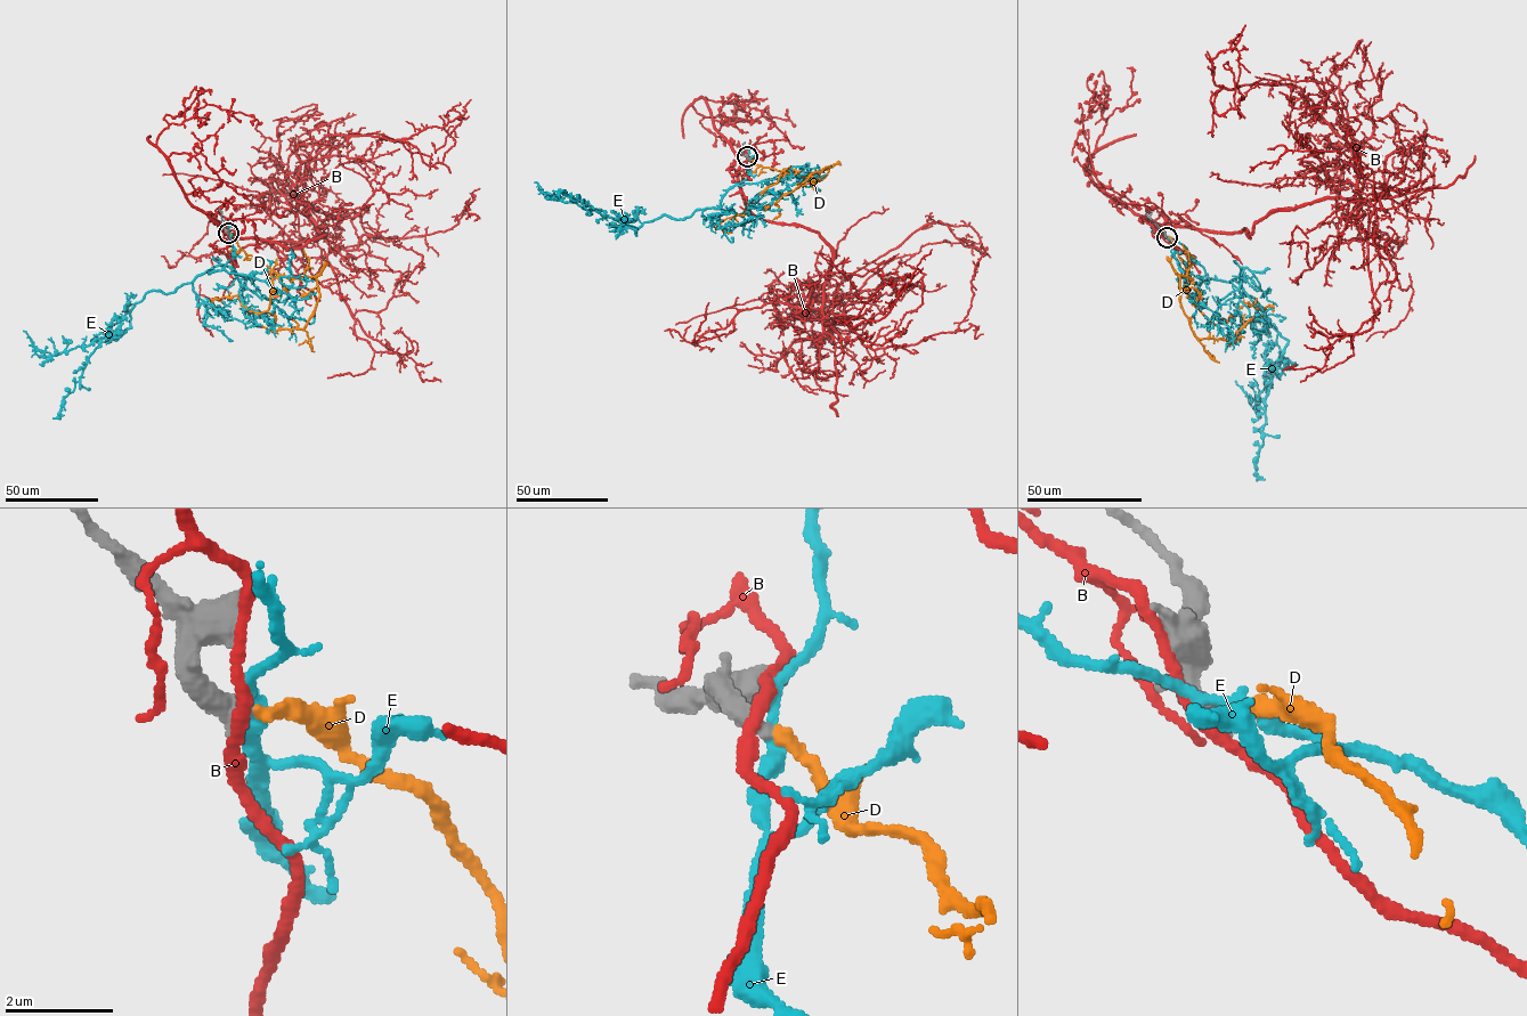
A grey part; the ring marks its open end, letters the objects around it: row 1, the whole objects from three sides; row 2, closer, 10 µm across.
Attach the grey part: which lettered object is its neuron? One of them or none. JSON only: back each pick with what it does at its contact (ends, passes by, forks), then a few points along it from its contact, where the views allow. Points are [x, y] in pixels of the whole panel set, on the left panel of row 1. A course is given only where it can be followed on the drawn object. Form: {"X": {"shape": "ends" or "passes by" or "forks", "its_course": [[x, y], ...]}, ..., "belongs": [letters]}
{"D": {"shape": "ends", "its_course": [[228, 233], [276, 273], [314, 276], [319, 298], [303, 328], [275, 333], [275, 317], [268, 313]]}, "belongs": ["D"]}

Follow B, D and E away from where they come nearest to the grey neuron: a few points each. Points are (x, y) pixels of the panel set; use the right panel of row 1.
B: (1166, 237), (1160, 216), (1248, 235), (1355, 193), (1300, 88), (1220, 88), (1219, 53), (1236, 84)
D: (1167, 237), (1174, 242), (1191, 279), (1179, 275), (1180, 305), (1197, 339), (1232, 343), (1253, 316)
E: (1167, 237), (1183, 244), (1209, 277), (1237, 277), (1288, 341), (1272, 367), (1256, 481)

